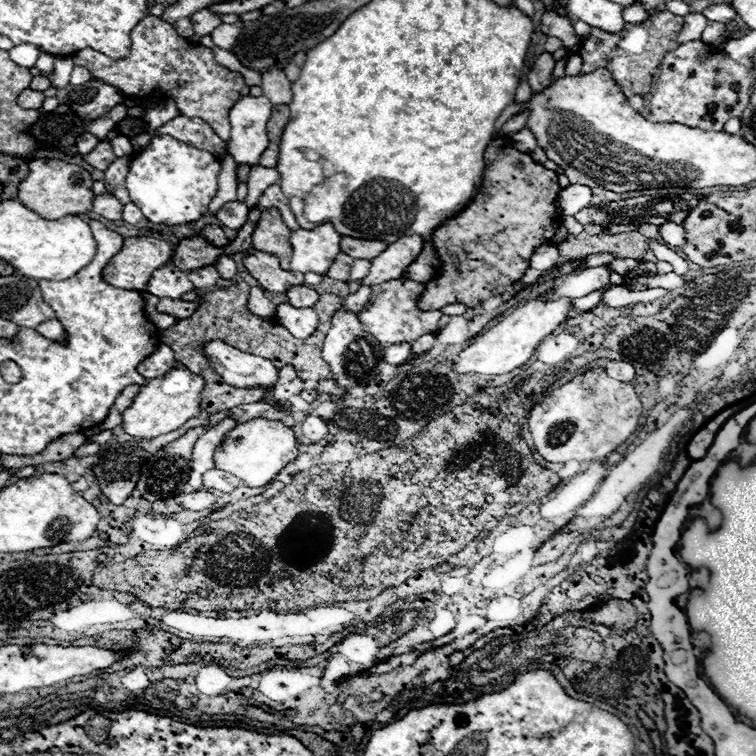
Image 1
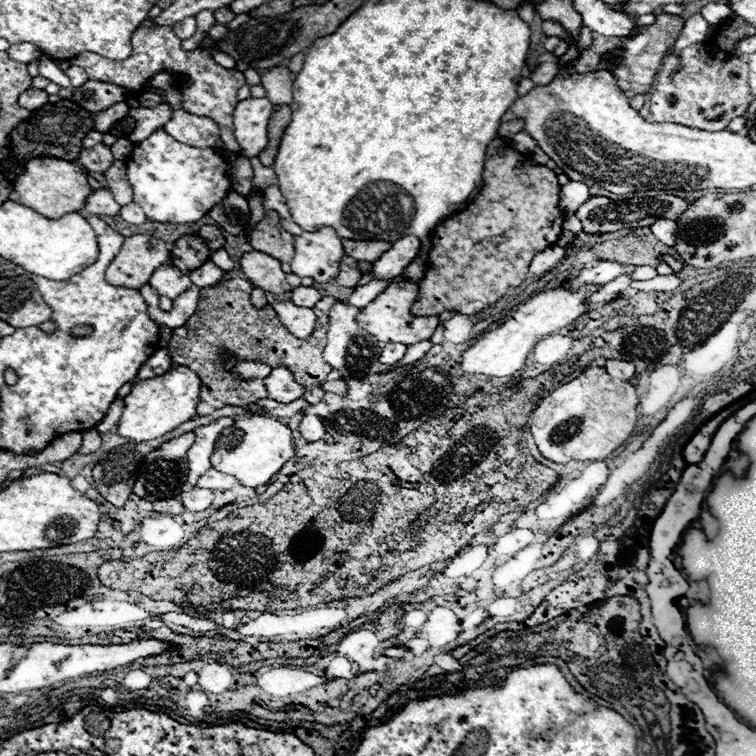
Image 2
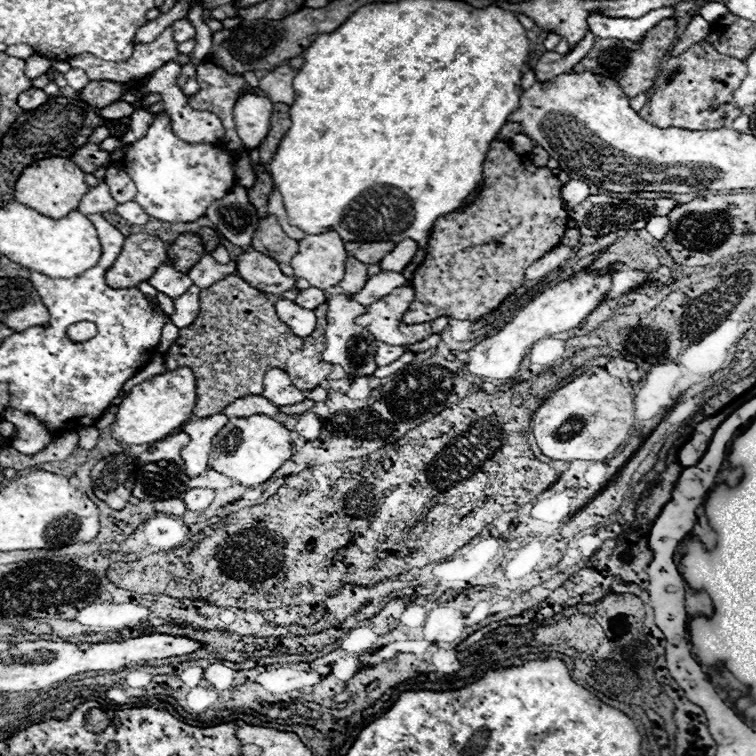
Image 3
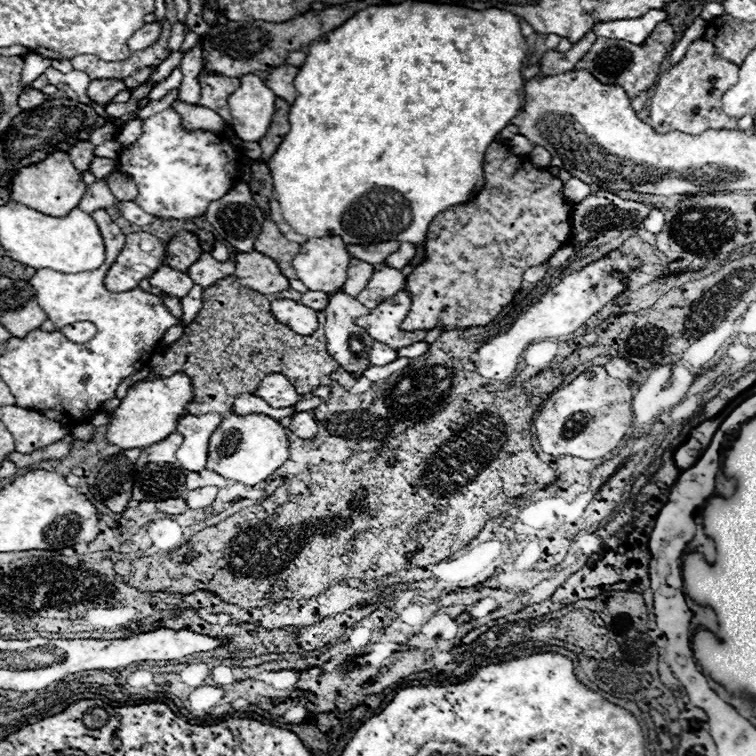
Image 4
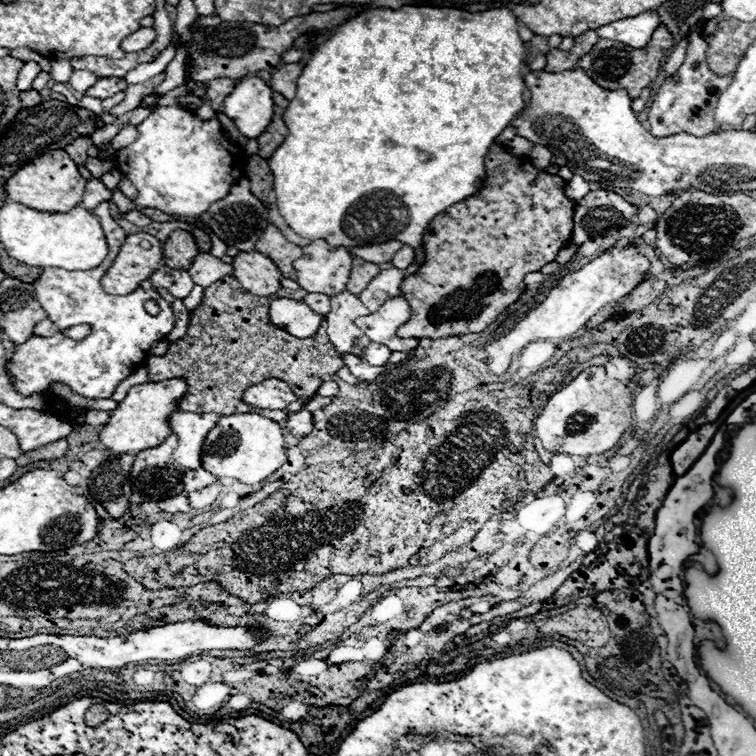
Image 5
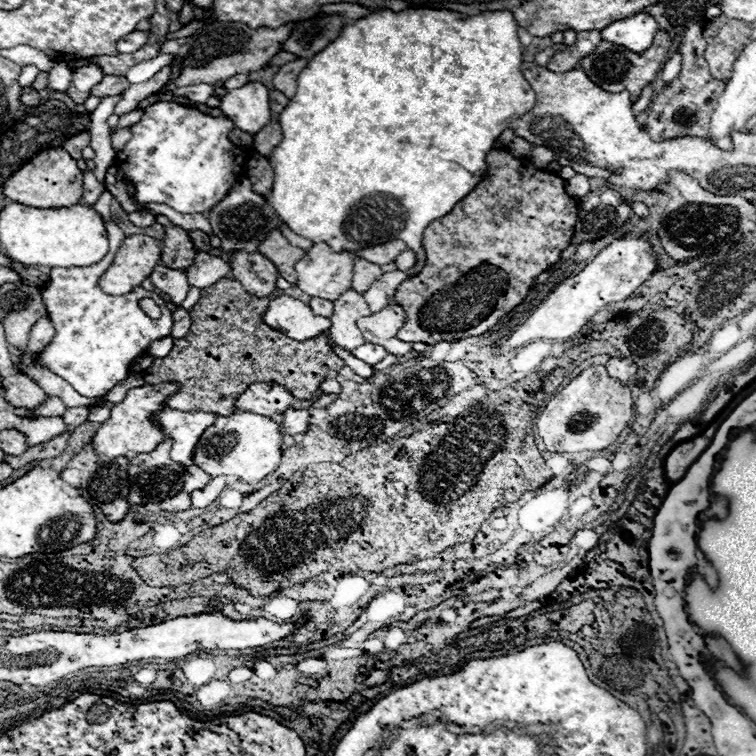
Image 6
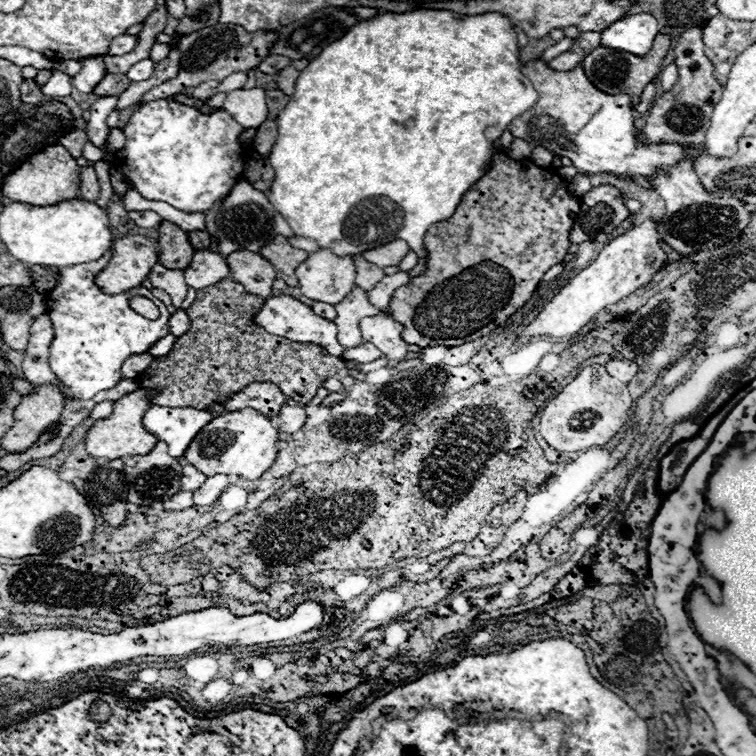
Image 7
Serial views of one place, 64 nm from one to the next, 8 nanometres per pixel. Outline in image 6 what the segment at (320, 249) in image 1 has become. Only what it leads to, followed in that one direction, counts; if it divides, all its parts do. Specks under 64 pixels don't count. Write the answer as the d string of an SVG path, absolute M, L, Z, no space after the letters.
M314 244L306 256L294 266L298 274L298 288L308 296L338 300L352 288L354 274L352 252L332 252L328 244Z

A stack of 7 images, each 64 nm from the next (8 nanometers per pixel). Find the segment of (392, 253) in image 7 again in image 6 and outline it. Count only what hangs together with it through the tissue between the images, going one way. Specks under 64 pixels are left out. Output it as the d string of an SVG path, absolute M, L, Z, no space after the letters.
M392 240L392 242L386 242L386 244L380 244L380 246L372 246L372 248L364 248L360 252L356 252L356 256L372 262L372 264L390 264L396 260L396 256L400 252L406 250L406 244L400 242L400 240Z

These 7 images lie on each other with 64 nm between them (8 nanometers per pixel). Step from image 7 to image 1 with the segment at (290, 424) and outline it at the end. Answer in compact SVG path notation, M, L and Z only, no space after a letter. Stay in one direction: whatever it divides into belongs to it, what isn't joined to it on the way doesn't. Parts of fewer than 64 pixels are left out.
M308 416L302 422L302 434L304 434L304 442L320 442L328 434L328 426L322 418Z

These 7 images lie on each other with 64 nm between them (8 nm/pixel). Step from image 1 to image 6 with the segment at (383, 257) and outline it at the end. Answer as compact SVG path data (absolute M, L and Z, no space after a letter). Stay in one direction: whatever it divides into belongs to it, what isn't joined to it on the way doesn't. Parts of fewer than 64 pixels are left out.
M404 250L398 258L396 258L396 266L398 266L398 270L410 270L412 266L416 264L416 254L412 252L412 250Z

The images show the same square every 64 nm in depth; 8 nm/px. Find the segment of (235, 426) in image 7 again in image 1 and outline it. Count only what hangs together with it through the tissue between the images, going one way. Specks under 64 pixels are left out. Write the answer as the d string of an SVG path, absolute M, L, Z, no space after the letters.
M256 418L238 424L232 432L228 432L228 436L224 436L224 444L216 448L216 468L238 476L250 488L258 488L272 482L272 478L296 456L296 438L288 426L284 426L280 420Z

